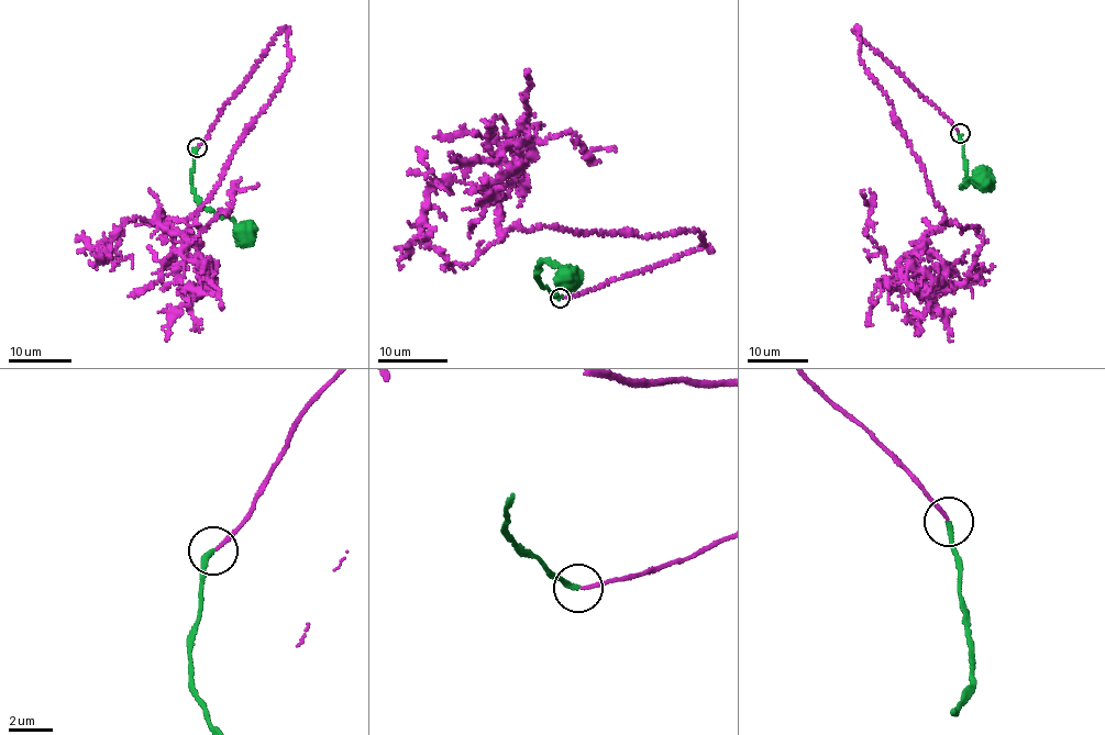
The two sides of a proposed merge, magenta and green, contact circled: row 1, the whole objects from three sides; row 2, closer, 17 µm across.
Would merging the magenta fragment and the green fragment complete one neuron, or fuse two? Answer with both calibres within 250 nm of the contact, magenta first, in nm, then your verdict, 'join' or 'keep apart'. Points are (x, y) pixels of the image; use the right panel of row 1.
180/260 nm | join

